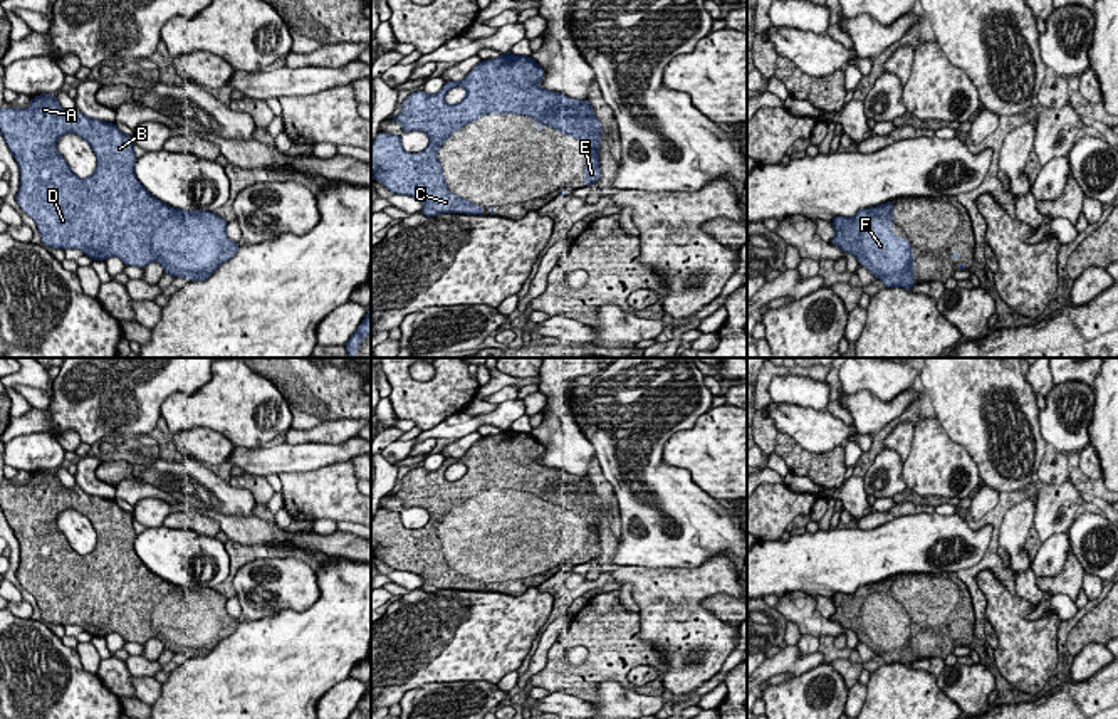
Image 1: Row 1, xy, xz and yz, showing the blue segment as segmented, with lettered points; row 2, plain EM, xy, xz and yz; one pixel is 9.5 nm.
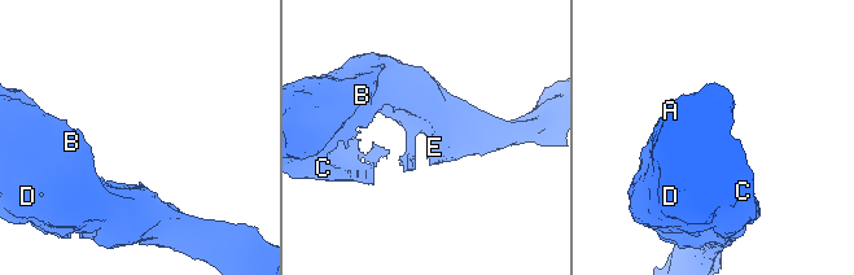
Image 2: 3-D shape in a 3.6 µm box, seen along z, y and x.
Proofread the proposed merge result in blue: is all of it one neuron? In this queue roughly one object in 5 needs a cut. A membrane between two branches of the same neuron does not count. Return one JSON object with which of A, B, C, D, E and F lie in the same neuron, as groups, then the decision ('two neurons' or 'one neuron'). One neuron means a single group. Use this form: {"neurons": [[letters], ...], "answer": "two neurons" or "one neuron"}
{"neurons": [["A", "B", "C", "D", "E", "F"]], "answer": "one neuron"}

